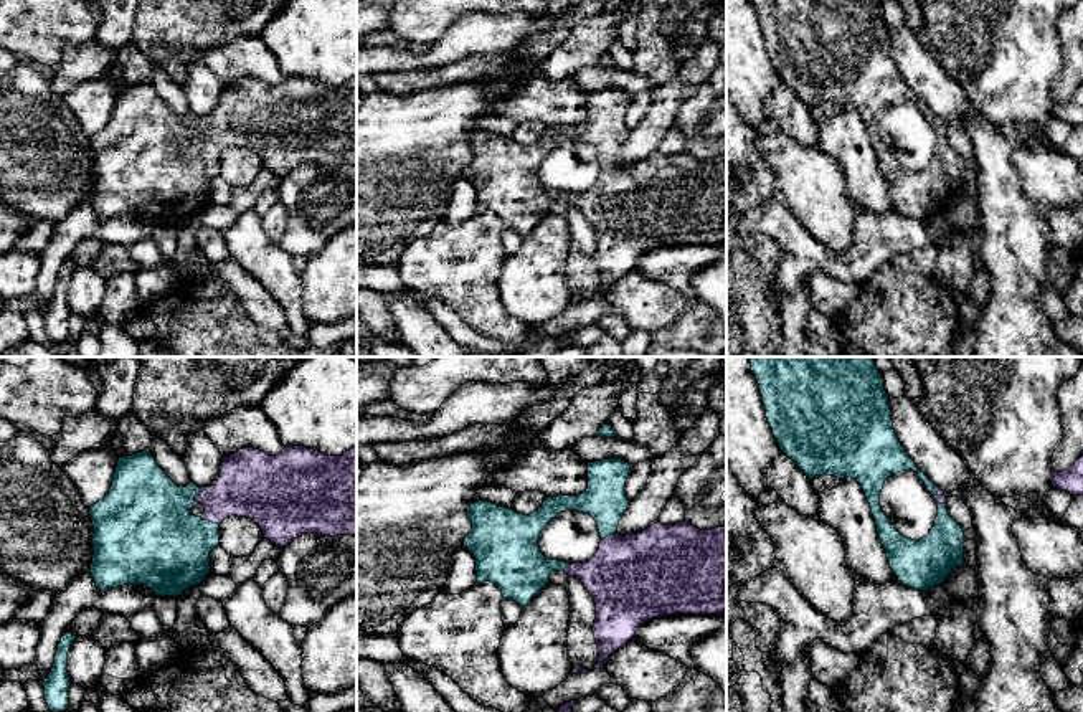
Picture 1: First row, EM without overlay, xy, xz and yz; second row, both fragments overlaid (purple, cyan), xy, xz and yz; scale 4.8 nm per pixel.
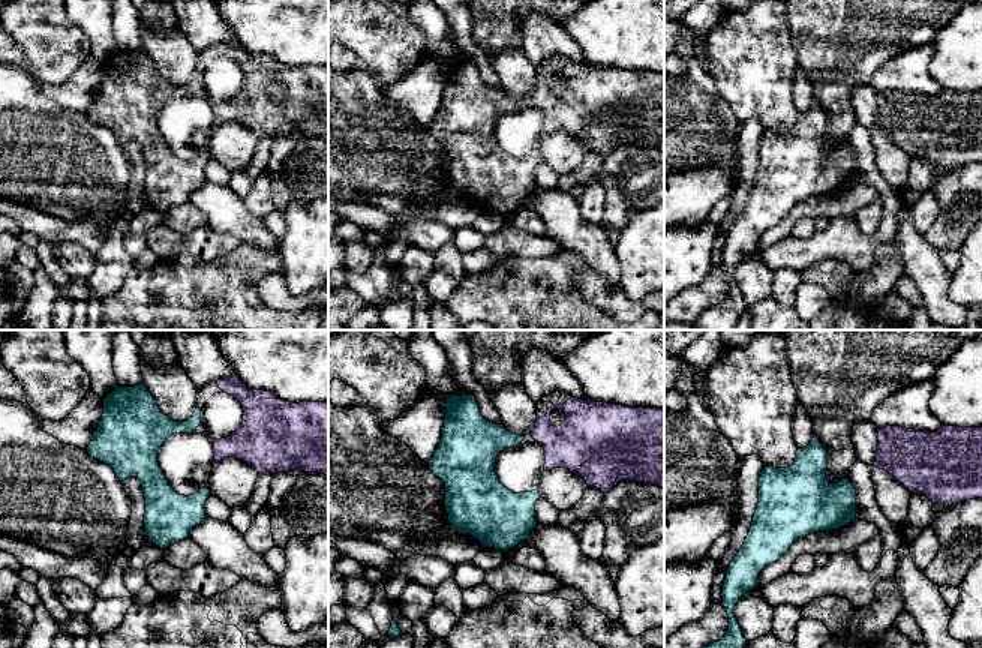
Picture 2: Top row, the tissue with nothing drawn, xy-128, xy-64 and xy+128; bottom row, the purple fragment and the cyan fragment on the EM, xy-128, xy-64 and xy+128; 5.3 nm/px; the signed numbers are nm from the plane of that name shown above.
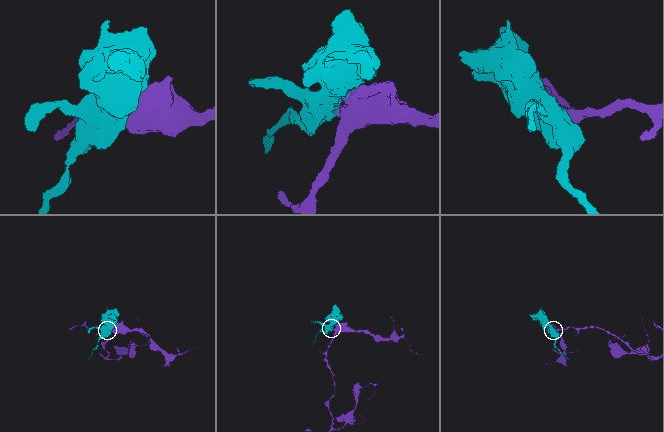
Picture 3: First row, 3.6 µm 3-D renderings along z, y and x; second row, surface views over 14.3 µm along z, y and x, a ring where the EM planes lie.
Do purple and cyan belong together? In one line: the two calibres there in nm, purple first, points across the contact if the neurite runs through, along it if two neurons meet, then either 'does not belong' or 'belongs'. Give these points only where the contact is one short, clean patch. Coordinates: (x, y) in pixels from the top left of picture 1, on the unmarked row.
280 nm thick on the purple side, 380 nm on the other; belongs

